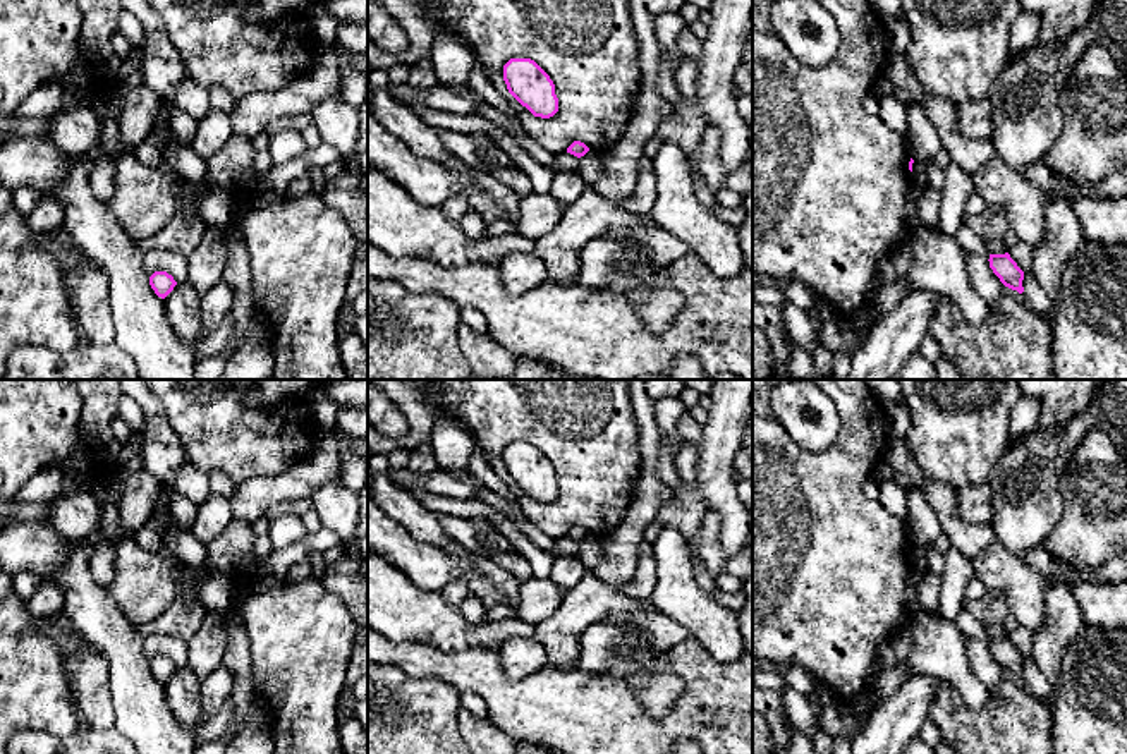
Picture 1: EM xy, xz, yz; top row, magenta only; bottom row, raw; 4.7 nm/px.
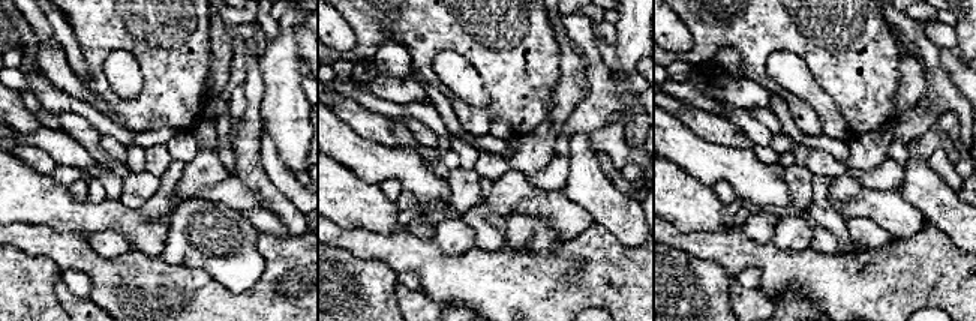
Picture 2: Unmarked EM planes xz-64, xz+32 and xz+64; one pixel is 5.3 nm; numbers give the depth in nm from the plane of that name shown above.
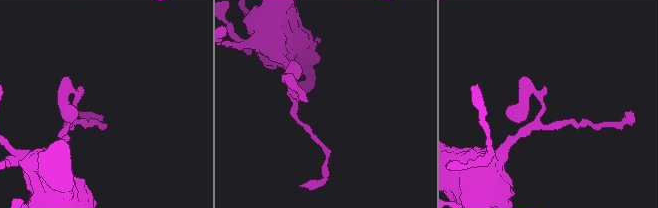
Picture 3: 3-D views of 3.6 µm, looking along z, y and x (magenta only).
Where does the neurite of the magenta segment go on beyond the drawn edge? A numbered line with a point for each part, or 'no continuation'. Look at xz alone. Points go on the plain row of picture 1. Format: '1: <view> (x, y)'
no continuation

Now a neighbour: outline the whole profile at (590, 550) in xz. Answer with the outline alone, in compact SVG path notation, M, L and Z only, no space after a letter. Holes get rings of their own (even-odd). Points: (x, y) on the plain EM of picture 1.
M588 536L579 543L579 558L588 570L591 570L601 560L601 538Z

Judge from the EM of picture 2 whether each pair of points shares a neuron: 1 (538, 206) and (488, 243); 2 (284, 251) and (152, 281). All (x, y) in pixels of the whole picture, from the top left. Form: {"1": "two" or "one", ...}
{"1": "two", "2": "one"}

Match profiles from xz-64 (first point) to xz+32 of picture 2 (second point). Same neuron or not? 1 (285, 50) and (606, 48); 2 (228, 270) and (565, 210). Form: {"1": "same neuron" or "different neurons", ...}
{"1": "different neurons", "2": "different neurons"}

